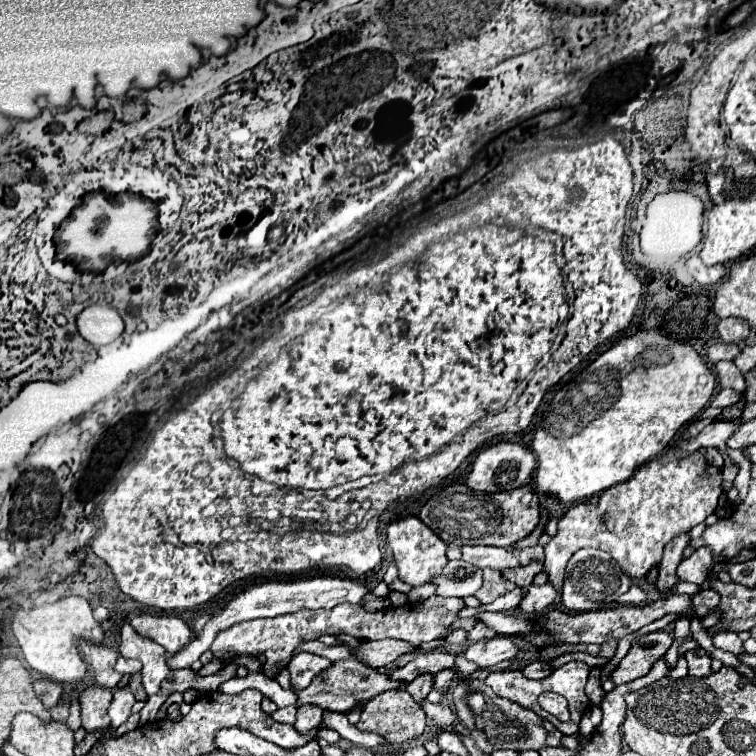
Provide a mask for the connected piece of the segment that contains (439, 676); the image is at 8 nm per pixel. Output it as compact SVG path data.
M442 669L442 671L438 671L436 675L434 675L434 689L438 689L438 691L442 691L446 685L450 685L452 683L452 679L454 679L454 671L452 669Z

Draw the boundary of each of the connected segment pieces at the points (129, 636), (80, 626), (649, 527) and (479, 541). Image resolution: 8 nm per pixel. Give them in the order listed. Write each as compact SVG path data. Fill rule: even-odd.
M128 623L120 631L120 655L142 661L142 685L148 695L160 691L160 683L170 673L166 651L152 639L140 637Z
M64 597L56 603L48 603L44 607L34 609L18 609L12 619L14 635L20 643L20 649L28 661L28 665L42 673L46 679L58 683L78 683L86 675L86 663L82 663L78 653L78 641L102 643L104 631L100 623L94 619L92 609L82 597Z
M670 447L654 461L644 463L628 481L612 485L610 489L602 491L598 495L598 505L590 505L588 501L584 501L566 511L566 515L558 521L558 533L550 539L550 543L544 545L544 553L546 553L544 573L548 575L548 583L556 591L562 589L564 567L568 559L572 557L572 553L576 553L576 549L596 547L600 551L606 551L618 561L618 565L630 579L642 579L650 569L660 565L662 551L674 537L686 533L694 525L702 523L710 513L714 513L718 499L722 495L722 489L720 489L722 471L710 465L702 451L694 451L688 457L678 457L676 451L678 451L676 447Z
M458 483L458 485L442 489L438 493L438 497L428 499L428 503L420 509L420 519L442 541L446 541L448 545L454 543L460 547L464 547L464 545L510 547L516 541L518 541L516 547L528 547L528 545L536 545L538 537L542 533L540 527L536 527L538 519L540 519L538 497L536 497L534 489L528 485L518 487L514 491L504 491L504 493L476 493L476 491L468 489L466 485ZM456 539L462 539L462 543L456 543Z

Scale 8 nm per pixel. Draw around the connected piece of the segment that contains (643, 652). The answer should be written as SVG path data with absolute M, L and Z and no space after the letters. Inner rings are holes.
M652 631L648 635L642 635L626 653L626 657L620 661L620 665L612 671L610 679L614 685L630 683L636 677L642 677L650 671L652 663L662 657L668 647L672 645L672 637L666 631Z

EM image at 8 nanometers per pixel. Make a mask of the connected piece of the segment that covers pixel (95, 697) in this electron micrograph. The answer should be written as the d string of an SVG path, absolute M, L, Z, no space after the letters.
M88 687L80 695L82 705L82 727L88 733L96 733L100 729L108 727L108 715L106 709L112 701L112 691L100 689L100 687Z

